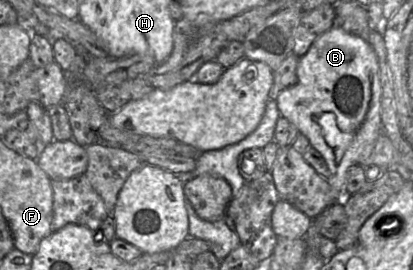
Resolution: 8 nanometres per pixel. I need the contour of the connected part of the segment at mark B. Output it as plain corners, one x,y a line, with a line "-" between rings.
335,24
329,30
321,34
312,43
307,53
299,58
296,75
297,83
290,87
286,87
283,91
280,92
277,99
275,100
278,106
278,110
280,112
280,115
289,120
298,129
300,133
302,133
308,138
310,145
318,152
320,152
320,154
325,159
330,171
329,177
327,179
328,183
337,193
344,195
344,187
347,180
348,169
352,165
358,164
360,162
360,155
364,152
366,146
374,145
378,136
383,133
381,120
382,90
379,78
379,63
377,55
372,46
362,37
354,33
349,33
343,28
341,28
338,24

